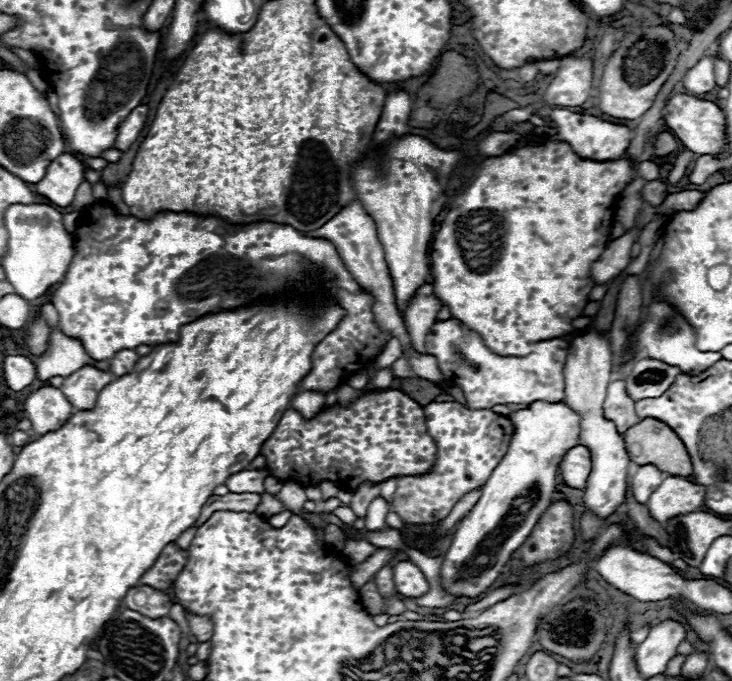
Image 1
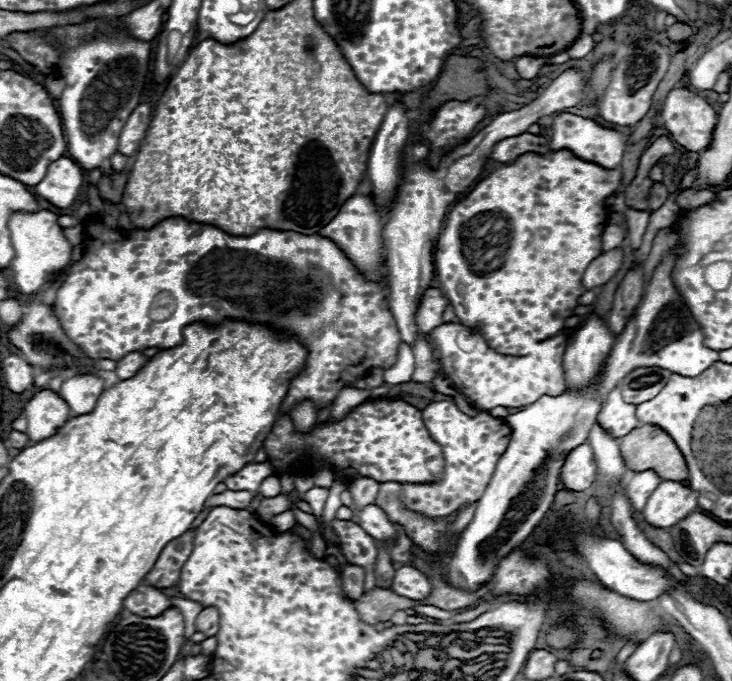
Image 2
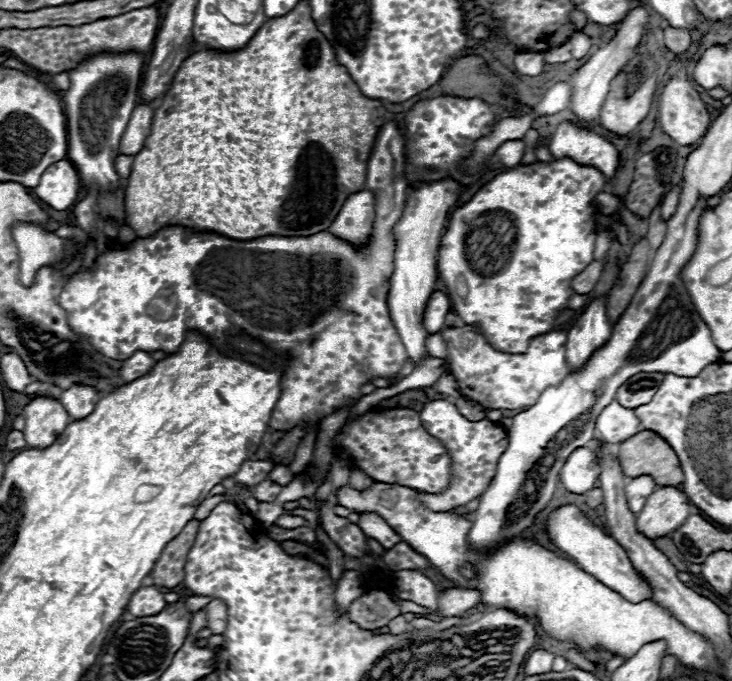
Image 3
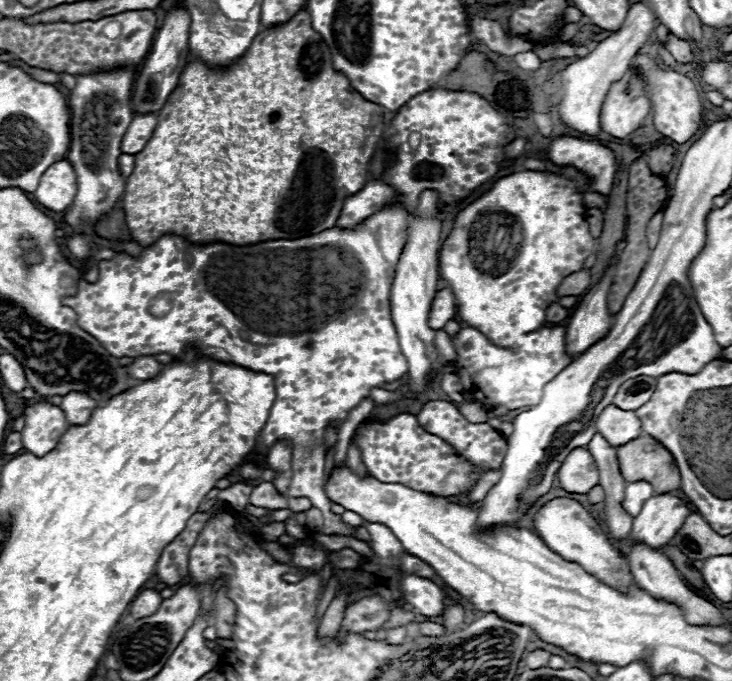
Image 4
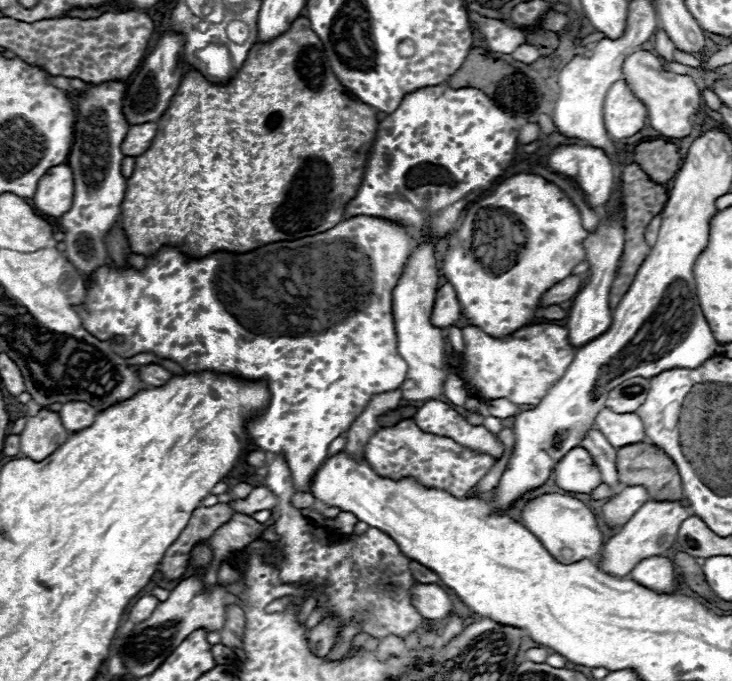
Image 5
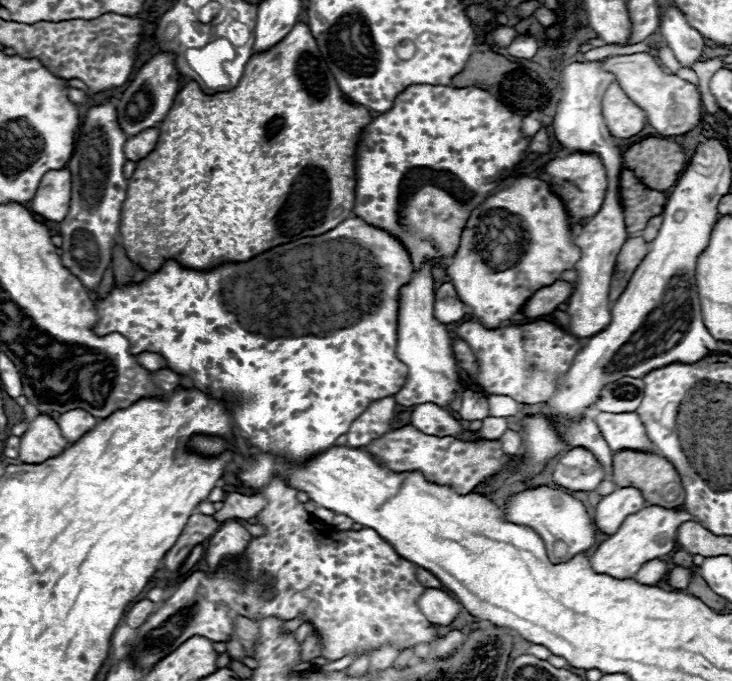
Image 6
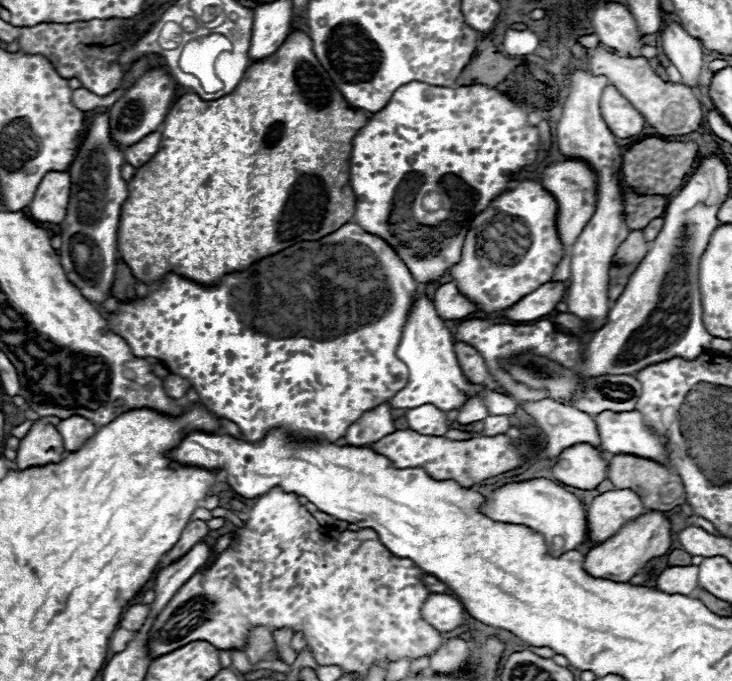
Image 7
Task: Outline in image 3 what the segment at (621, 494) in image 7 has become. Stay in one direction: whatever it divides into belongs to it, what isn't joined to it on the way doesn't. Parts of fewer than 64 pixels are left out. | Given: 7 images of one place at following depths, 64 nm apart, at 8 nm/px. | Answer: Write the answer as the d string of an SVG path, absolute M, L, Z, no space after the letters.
M638 476L628 480L626 484L626 500L628 500L628 508L632 508L634 514L638 514L644 508L646 498L656 490L656 482L652 476Z

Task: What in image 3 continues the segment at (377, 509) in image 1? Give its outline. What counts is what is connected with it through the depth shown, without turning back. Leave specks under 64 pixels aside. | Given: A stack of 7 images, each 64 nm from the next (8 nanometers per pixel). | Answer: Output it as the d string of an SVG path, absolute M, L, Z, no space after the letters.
M366 512L364 518L366 518L366 534L378 540L386 550L390 550L400 542L398 532L382 516L378 516L376 512Z

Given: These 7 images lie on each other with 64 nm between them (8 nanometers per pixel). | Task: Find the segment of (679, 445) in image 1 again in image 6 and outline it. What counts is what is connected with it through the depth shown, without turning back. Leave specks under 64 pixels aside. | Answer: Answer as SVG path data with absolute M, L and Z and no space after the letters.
M620 450L612 460L612 480L620 488L634 486L644 492L648 504L664 504L666 508L676 508L684 504L684 488L676 468L656 452L640 452L640 450Z

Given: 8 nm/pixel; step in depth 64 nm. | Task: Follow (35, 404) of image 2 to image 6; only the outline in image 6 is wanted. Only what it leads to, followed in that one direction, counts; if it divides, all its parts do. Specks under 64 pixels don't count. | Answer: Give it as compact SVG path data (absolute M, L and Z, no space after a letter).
M40 414L28 422L28 430L20 436L18 458L26 464L40 464L52 456L58 456L68 446L60 432L60 426L48 414Z

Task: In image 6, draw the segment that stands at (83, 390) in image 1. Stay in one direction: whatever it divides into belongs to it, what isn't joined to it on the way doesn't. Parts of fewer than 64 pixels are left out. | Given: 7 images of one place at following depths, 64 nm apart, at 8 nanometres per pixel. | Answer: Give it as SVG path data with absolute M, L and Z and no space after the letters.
M82 408L68 410L68 412L60 414L60 418L58 418L62 436L64 436L70 444L74 444L84 432L92 430L92 428L96 426L96 422L98 422L98 420L96 420L90 412L82 410Z

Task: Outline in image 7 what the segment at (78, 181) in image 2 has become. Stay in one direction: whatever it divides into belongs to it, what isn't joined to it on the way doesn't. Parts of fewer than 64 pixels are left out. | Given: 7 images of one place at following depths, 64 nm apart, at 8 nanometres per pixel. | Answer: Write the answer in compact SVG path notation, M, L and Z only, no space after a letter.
M48 172L38 184L36 196L28 206L28 214L38 222L60 224L66 216L70 184L68 172Z

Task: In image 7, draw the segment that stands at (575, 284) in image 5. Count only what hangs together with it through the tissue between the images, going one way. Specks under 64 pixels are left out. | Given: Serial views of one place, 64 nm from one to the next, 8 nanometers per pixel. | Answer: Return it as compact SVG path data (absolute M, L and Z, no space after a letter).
M548 282L542 284L538 290L524 296L518 304L514 304L510 310L504 312L504 316L518 320L518 322L534 322L552 310L556 310L556 304L564 300L566 284L564 282Z

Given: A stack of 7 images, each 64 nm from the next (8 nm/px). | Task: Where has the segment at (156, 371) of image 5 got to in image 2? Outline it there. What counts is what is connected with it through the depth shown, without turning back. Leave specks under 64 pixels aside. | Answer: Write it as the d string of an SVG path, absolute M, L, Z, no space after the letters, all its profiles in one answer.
M130 352L130 354L126 354L124 358L120 358L116 362L116 370L114 372L118 374L118 378L126 380L126 378L132 378L144 366L144 362L146 362L146 358L140 352Z

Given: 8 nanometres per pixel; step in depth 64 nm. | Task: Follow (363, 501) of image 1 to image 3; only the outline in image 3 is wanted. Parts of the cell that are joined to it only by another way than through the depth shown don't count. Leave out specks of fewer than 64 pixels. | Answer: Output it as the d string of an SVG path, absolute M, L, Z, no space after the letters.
M352 468L350 470L350 484L356 490L366 490L366 488L370 488L374 484L374 480L370 476L366 476L364 472L360 472L358 468Z

